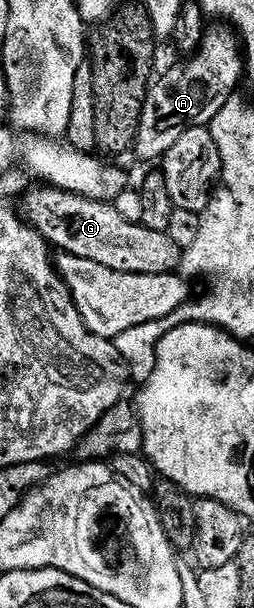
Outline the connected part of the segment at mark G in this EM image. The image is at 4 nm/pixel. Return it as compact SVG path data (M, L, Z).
M39 187L43 189L28 188L22 194L22 216L28 225L32 225L42 237L69 257L93 259L93 263L101 263L101 267L109 267L109 271L121 271L133 275L165 275L175 273L182 263L184 250L170 238L168 232L149 231L139 223L129 223L125 215L116 211L114 204L105 201L94 201L76 193L67 193L63 189L54 187Z

